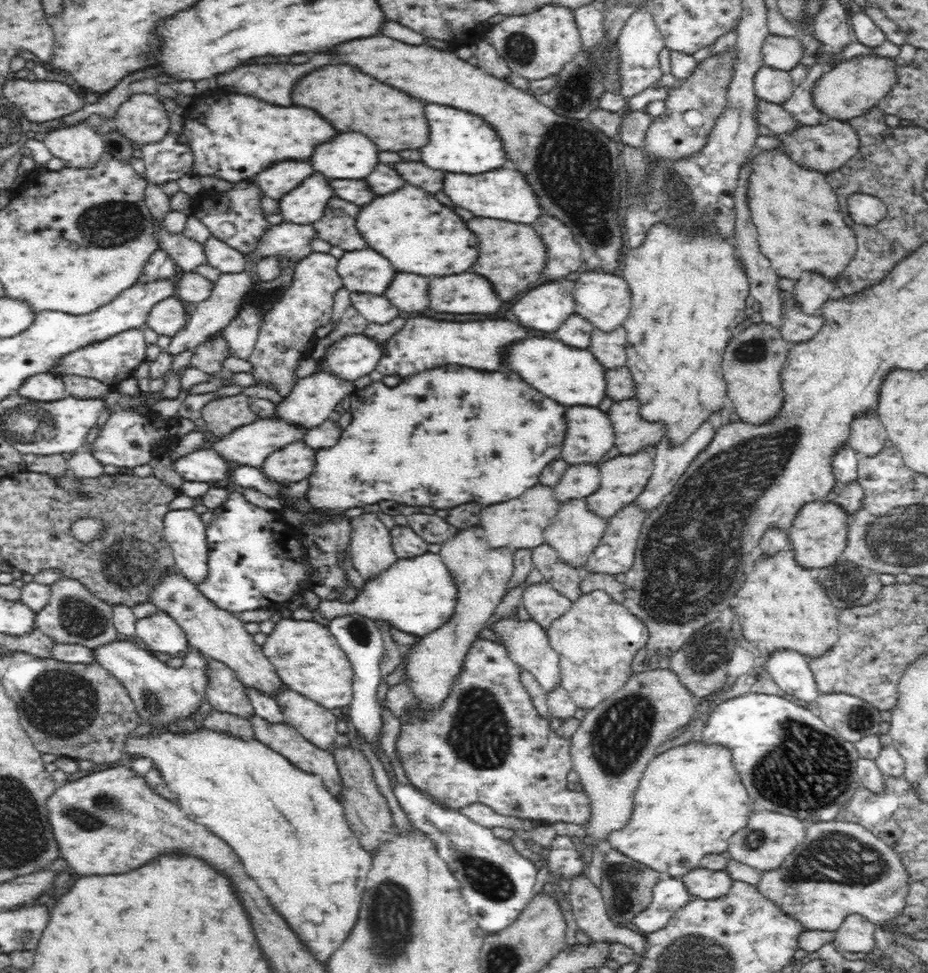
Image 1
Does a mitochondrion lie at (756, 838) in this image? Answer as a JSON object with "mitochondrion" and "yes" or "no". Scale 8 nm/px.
{"mitochondrion":"yes"}

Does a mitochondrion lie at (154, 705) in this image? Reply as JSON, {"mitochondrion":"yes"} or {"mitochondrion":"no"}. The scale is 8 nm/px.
{"mitochondrion":"yes"}

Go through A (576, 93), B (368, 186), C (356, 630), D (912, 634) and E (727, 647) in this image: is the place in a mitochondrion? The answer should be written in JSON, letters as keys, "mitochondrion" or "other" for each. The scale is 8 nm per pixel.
{"A":"mitochondrion","B":"other","C":"mitochondrion","D":"mitochondrion","E":"mitochondrion"}

